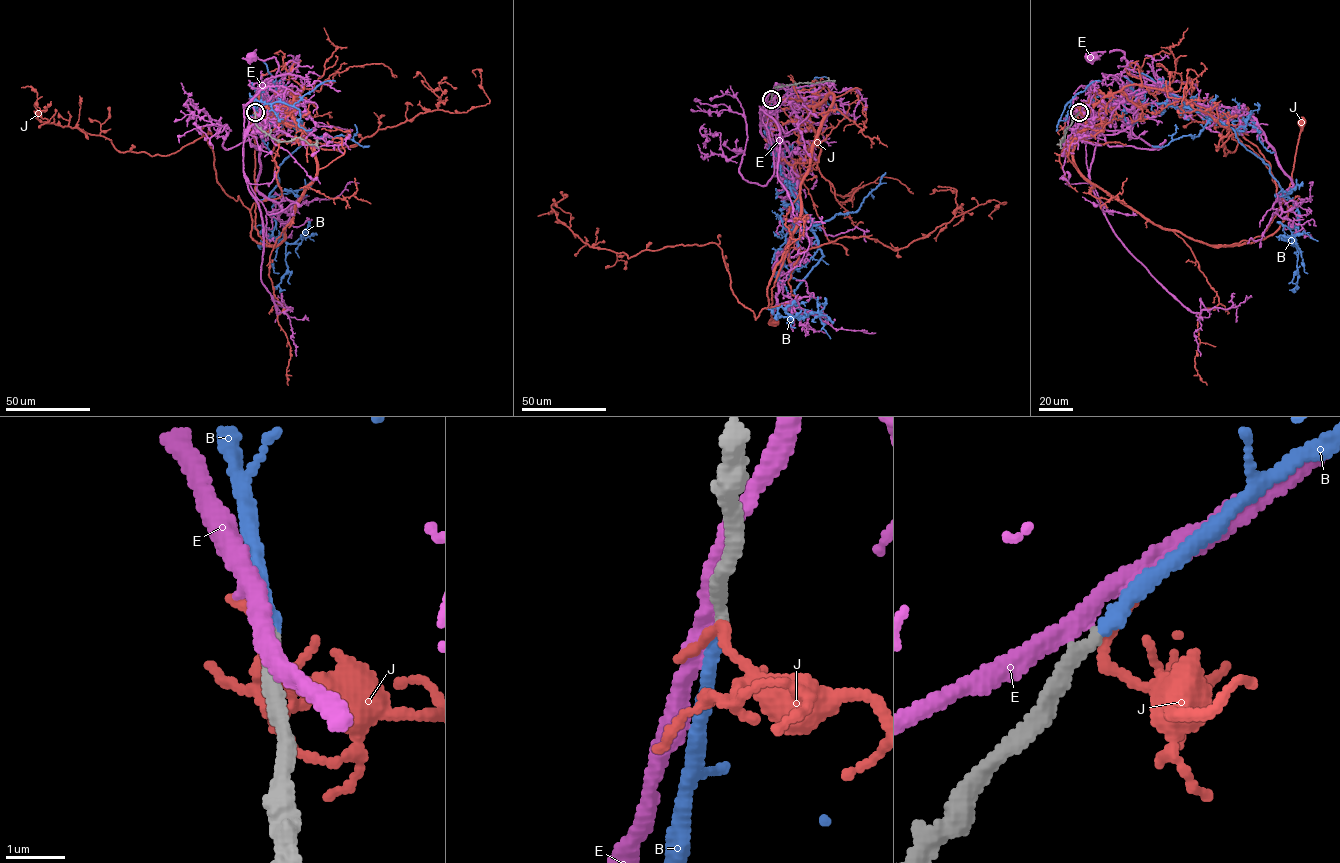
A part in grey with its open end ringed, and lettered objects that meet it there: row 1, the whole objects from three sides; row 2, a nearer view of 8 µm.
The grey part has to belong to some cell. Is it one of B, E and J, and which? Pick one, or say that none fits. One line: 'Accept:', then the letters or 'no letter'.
Accept: B

